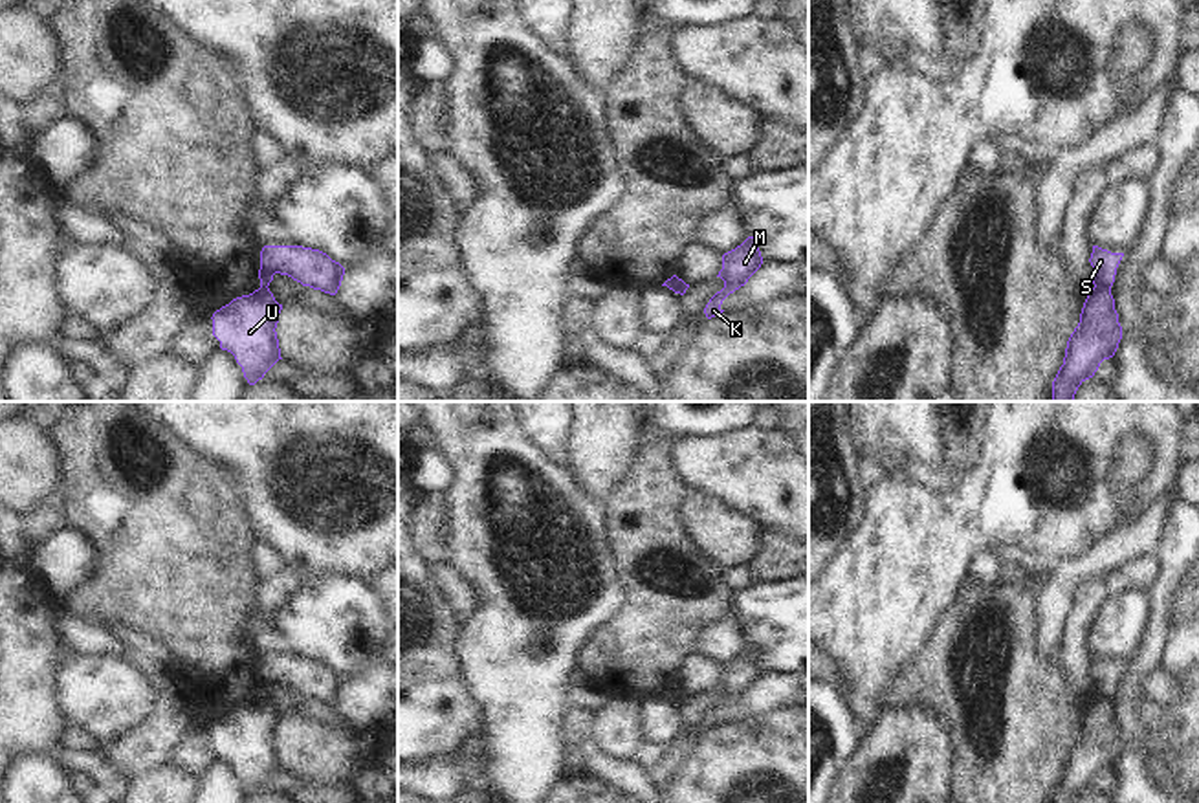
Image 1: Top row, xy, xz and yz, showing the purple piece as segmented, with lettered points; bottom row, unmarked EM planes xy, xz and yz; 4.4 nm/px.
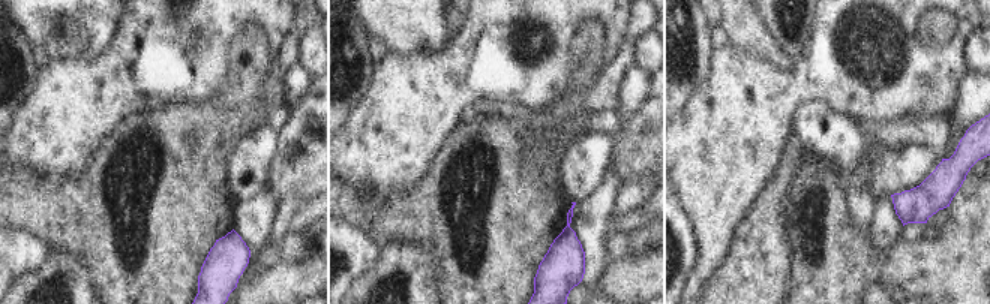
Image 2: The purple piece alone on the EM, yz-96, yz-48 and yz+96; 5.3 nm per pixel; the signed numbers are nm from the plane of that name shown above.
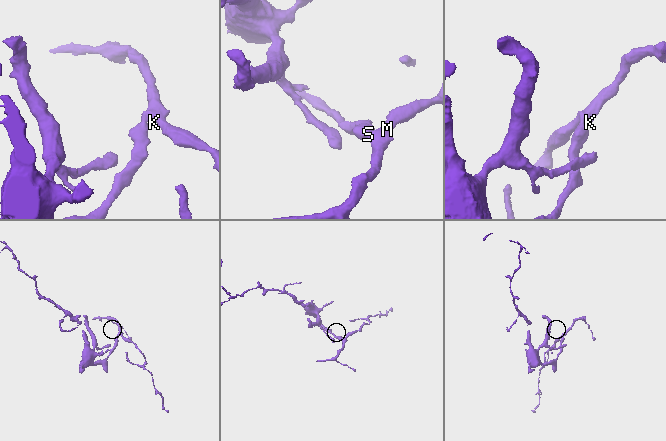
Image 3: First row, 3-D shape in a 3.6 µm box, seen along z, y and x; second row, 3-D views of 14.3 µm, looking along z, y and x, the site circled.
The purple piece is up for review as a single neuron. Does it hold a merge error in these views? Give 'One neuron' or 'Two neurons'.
Two neurons.

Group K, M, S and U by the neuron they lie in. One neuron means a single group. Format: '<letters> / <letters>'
K M S / U

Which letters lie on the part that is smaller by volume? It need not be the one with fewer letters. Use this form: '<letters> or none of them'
K, M, S

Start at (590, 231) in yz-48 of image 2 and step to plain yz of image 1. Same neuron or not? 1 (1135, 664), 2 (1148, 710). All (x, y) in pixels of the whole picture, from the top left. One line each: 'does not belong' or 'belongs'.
1: belongs
2: does not belong

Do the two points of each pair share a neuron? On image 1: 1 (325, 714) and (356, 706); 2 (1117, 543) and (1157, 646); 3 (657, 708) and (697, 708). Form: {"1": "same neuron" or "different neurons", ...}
{"1": "different neurons", "2": "different neurons", "3": "different neurons"}

